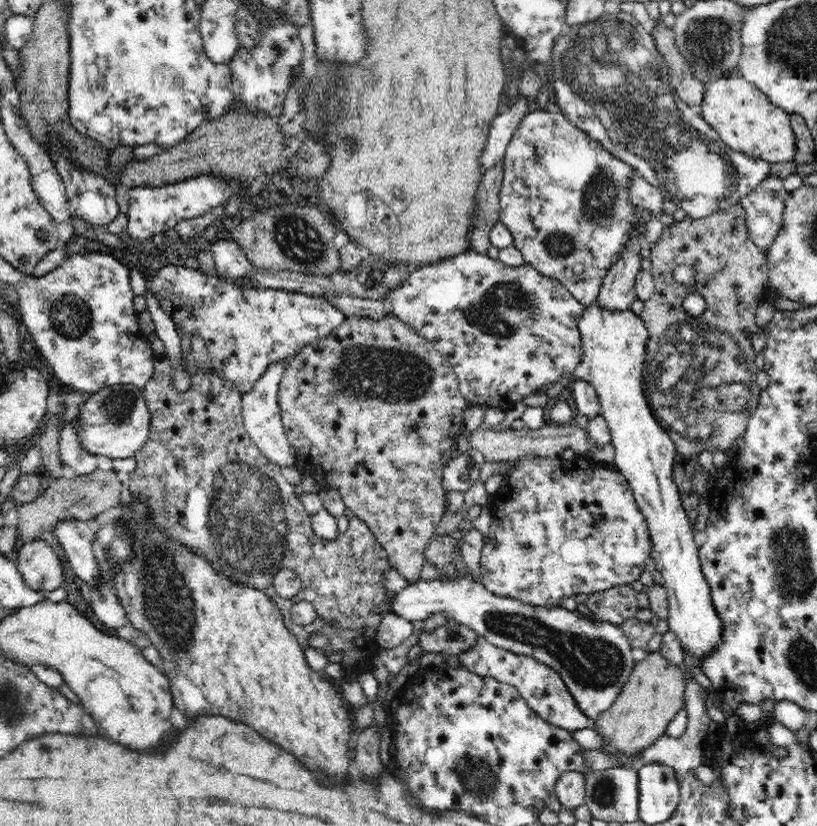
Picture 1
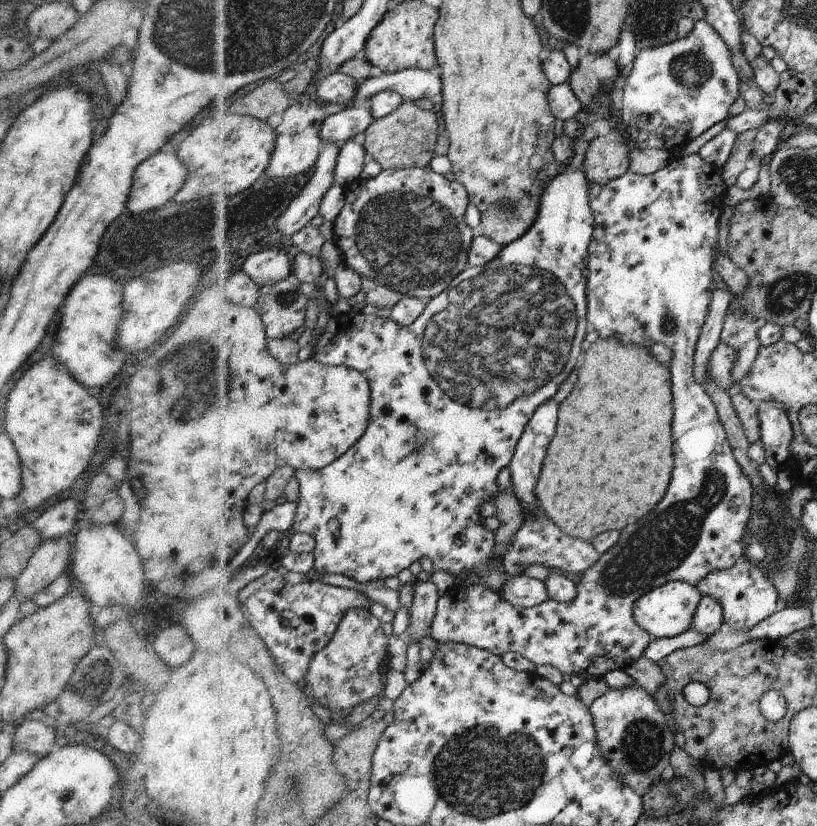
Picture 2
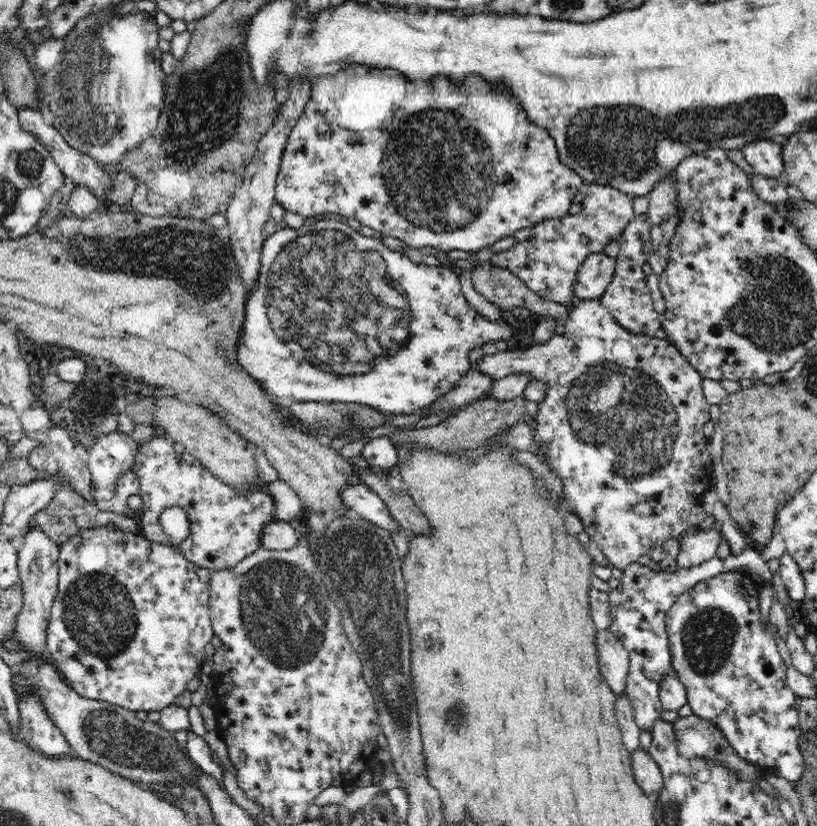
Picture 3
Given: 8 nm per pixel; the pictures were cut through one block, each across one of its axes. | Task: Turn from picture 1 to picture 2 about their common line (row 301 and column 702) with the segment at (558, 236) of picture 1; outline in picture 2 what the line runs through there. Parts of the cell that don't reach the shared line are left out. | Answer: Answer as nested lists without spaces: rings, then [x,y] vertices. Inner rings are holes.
[[[744,559],[728,570],[714,570],[702,582],[695,584],[700,594],[714,598],[724,612],[724,622],[732,629],[750,630],[759,622],[770,618],[779,608],[779,595],[772,581],[763,572]]]

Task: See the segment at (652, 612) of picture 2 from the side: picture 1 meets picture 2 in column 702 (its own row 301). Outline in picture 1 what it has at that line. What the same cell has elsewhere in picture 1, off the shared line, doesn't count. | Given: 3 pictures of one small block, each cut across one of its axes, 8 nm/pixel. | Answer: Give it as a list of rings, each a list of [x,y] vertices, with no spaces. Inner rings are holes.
[[[598,299],[590,306],[585,307],[583,315],[577,322],[578,331],[582,334],[582,360],[574,369],[572,376],[590,383],[597,392],[601,406],[601,415],[605,418],[611,434],[611,443],[615,448],[614,464],[619,474],[626,477],[633,490],[633,497],[638,508],[645,516],[645,521],[650,533],[652,548],[651,557],[656,560],[656,568],[664,582],[662,586],[667,592],[667,617],[669,630],[676,634],[681,642],[684,654],[690,653],[696,659],[696,666],[704,664],[708,656],[720,649],[722,636],[724,636],[724,622],[713,606],[712,587],[705,578],[699,559],[699,546],[694,541],[692,523],[688,520],[685,507],[681,503],[677,483],[674,482],[674,454],[677,453],[673,440],[666,429],[654,418],[650,408],[644,386],[644,371],[648,363],[646,341],[648,330],[645,323],[634,311],[610,309],[602,305]]]

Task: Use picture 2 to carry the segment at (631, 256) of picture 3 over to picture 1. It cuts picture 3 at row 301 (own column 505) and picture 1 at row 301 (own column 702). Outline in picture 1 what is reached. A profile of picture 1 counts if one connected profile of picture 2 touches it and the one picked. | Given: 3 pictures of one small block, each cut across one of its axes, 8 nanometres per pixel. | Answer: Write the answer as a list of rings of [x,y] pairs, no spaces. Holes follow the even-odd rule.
[[[482,253],[462,254],[456,258],[448,258],[446,261],[438,262],[431,266],[422,266],[418,271],[414,271],[408,280],[403,283],[401,287],[394,289],[394,292],[388,294],[390,306],[395,315],[398,315],[400,320],[403,320],[415,332],[418,332],[422,337],[426,338],[435,350],[450,363],[452,370],[456,373],[459,380],[459,389],[465,395],[465,398],[470,404],[480,405],[482,408],[499,408],[505,413],[514,408],[515,404],[522,402],[526,396],[536,393],[536,390],[544,385],[556,383],[564,376],[572,375],[574,369],[581,364],[582,360],[582,347],[581,340],[582,334],[578,331],[577,322],[583,315],[585,306],[581,303],[580,299],[576,299],[570,294],[569,289],[563,285],[560,279],[553,278],[543,272],[538,272],[536,268],[530,264],[512,268],[500,262],[500,260],[493,260],[488,255],[482,256]],[[168,265],[160,268],[158,274],[152,278],[150,288],[162,305],[163,312],[168,312],[168,317],[172,319],[176,328],[180,328],[188,336],[196,332],[204,338],[211,360],[211,369],[222,379],[230,381],[242,394],[253,389],[254,384],[270,368],[270,364],[276,362],[285,364],[306,345],[328,337],[332,334],[332,330],[337,329],[344,321],[342,312],[338,312],[332,304],[320,298],[312,298],[305,293],[284,292],[284,289],[240,290],[234,284],[230,284],[230,281],[220,280],[218,276],[206,276],[189,266]]]

